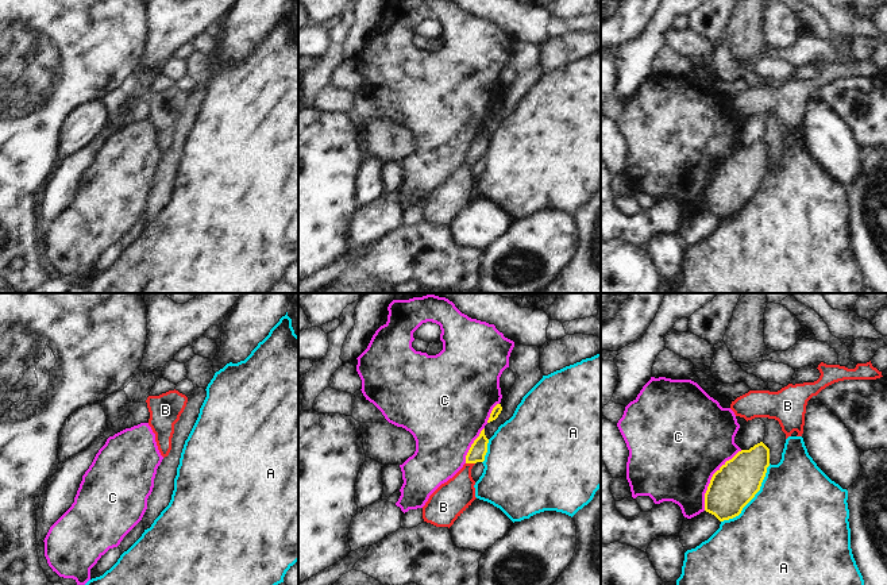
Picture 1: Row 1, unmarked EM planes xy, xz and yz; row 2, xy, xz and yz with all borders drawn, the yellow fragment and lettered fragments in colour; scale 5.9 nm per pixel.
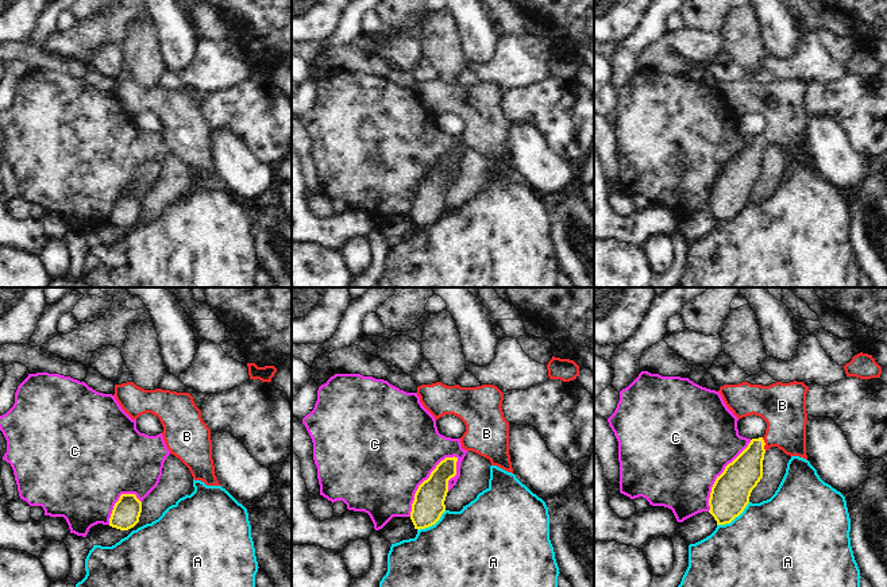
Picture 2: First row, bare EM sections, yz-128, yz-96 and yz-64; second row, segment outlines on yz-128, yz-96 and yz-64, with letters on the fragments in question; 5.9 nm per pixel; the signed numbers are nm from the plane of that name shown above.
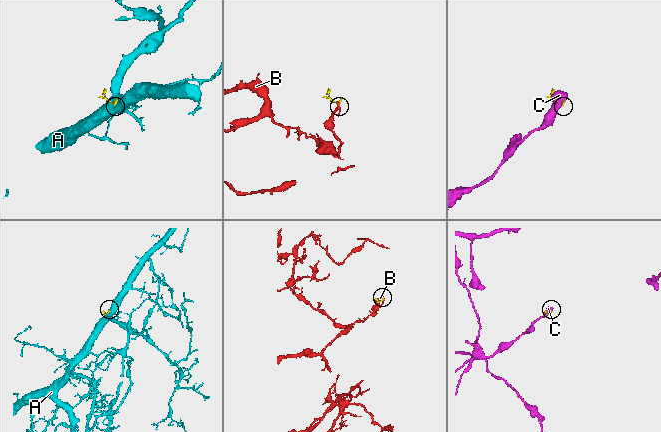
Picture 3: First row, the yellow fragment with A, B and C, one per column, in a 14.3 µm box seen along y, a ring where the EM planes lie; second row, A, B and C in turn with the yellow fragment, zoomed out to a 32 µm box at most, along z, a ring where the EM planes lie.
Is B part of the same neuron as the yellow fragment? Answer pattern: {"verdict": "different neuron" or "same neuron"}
{"verdict": "same neuron"}

